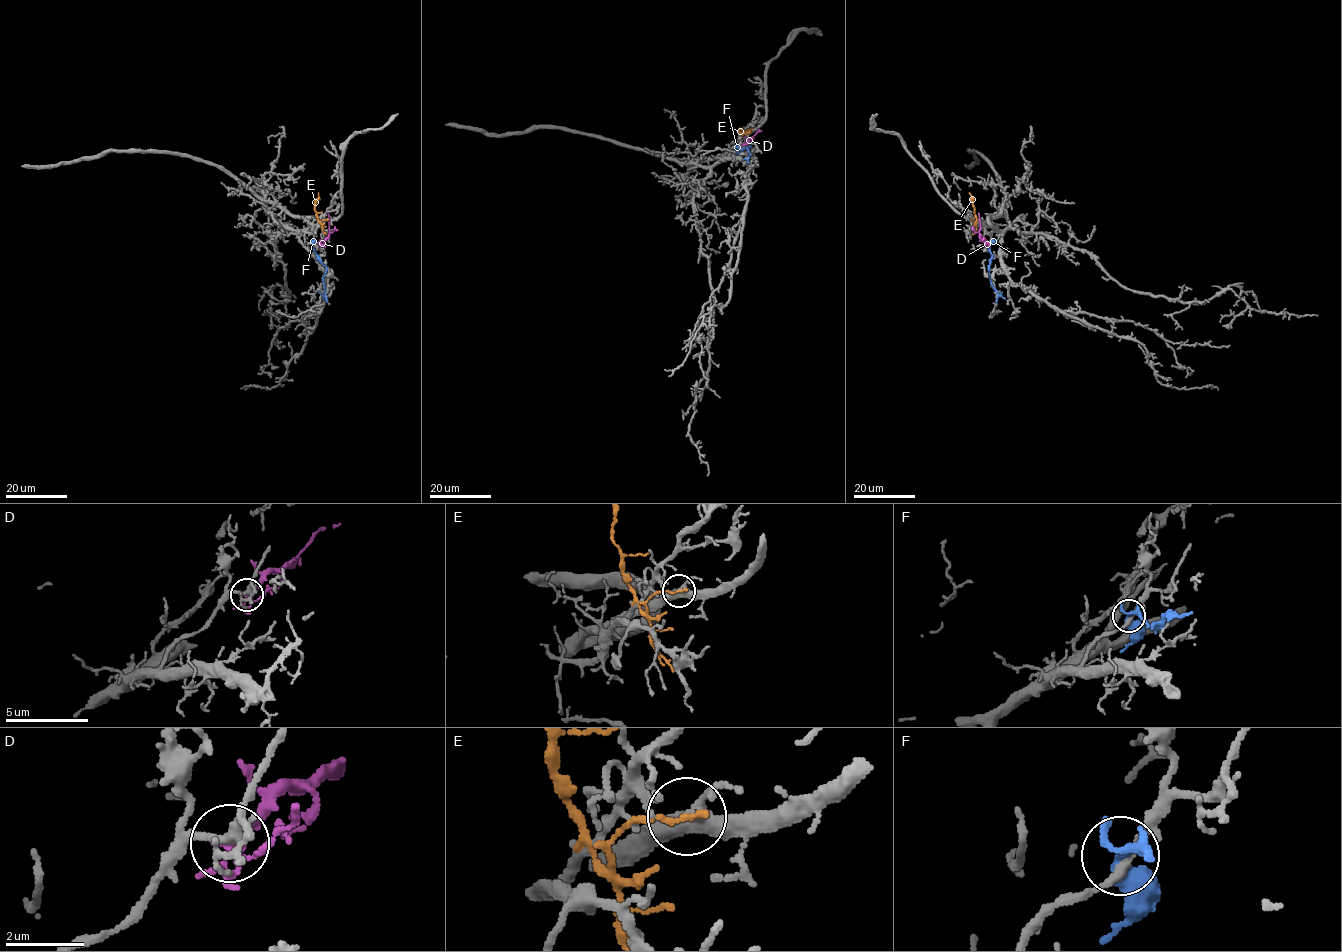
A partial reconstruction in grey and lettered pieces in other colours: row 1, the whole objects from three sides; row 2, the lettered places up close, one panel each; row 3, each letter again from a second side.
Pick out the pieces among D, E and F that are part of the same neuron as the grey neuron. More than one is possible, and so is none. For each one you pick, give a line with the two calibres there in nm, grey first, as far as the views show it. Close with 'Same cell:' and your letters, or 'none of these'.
D: Thickness 220 nm (grey) against 140 nm
Same cell: D

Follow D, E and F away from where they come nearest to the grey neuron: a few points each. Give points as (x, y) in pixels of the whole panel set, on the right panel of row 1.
D: (986, 245), (979, 233), (978, 213)
E: (971, 219), (975, 221), (976, 217), (969, 193)
F: (990, 243), (990, 283), (999, 295), (1002, 292)

